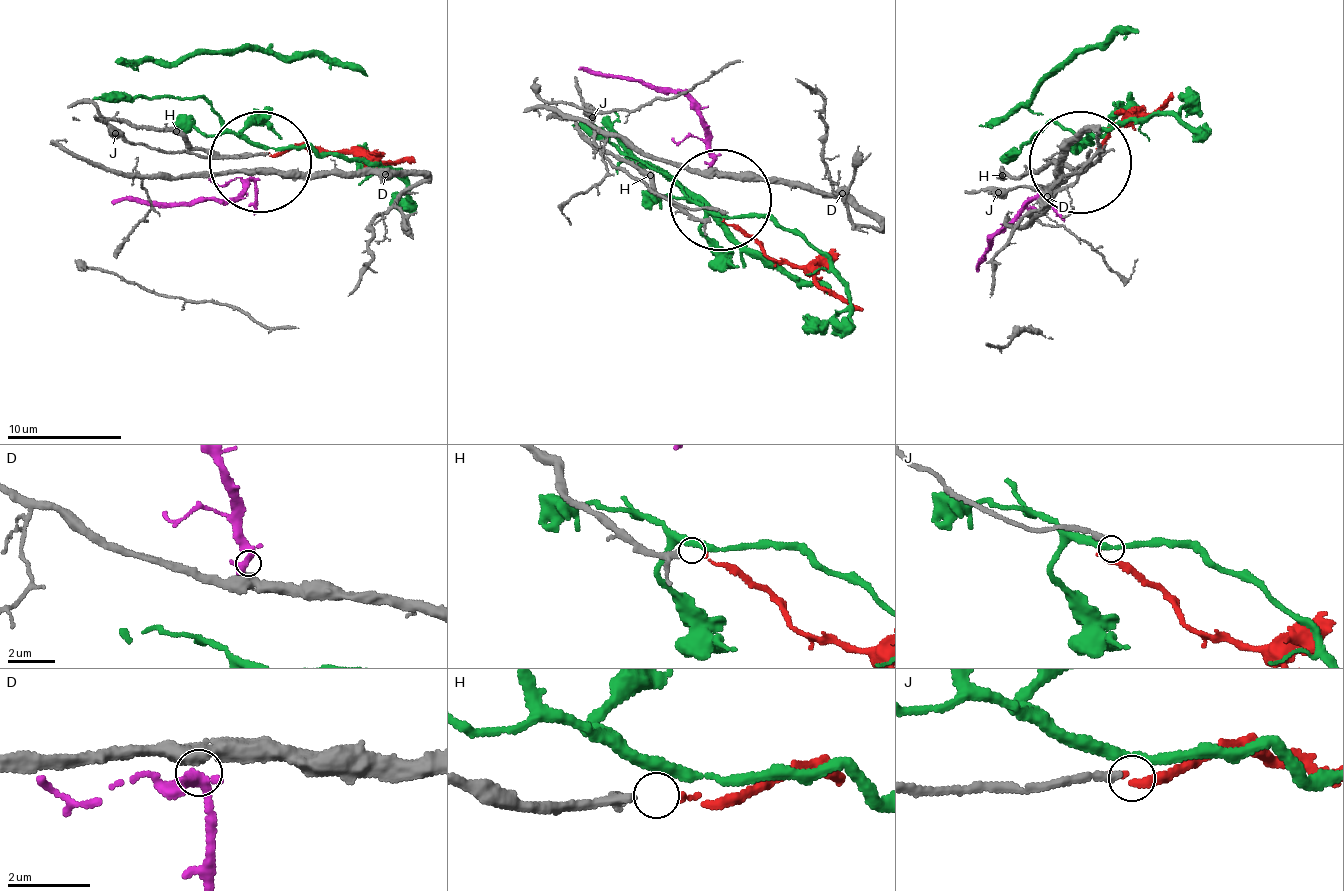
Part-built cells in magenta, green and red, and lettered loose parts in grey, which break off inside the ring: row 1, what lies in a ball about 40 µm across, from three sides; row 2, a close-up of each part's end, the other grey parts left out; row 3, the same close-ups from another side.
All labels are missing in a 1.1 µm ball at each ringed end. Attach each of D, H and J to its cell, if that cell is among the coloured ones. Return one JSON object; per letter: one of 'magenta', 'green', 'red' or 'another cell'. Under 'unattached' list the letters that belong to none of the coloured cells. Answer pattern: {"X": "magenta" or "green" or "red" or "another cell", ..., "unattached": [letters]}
{"D": "magenta", "H": "red", "J": "another cell", "unattached": ["J"]}

